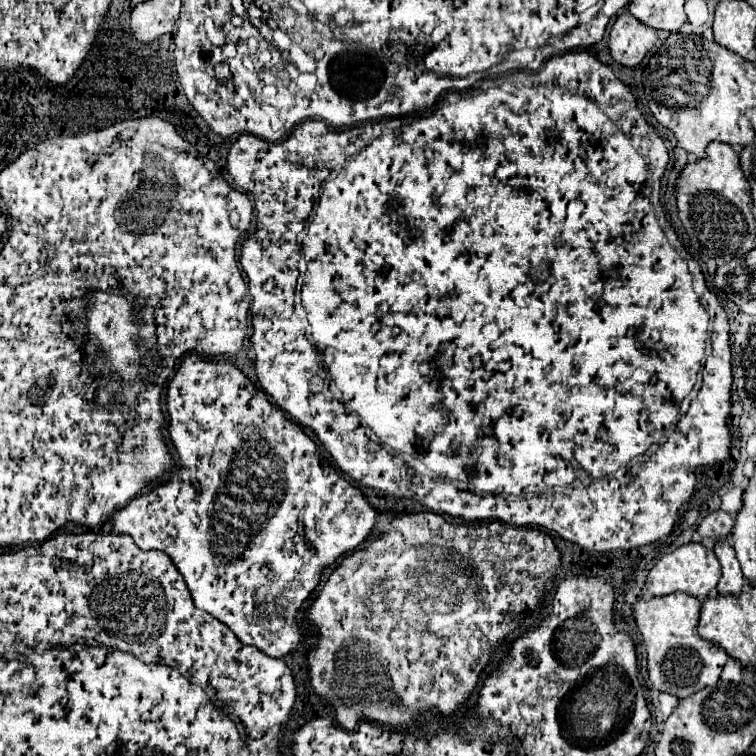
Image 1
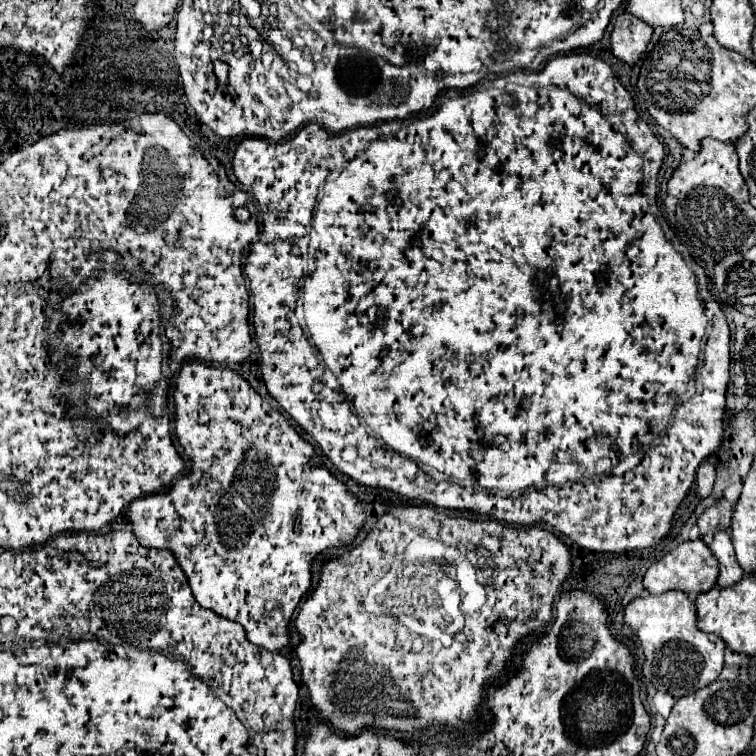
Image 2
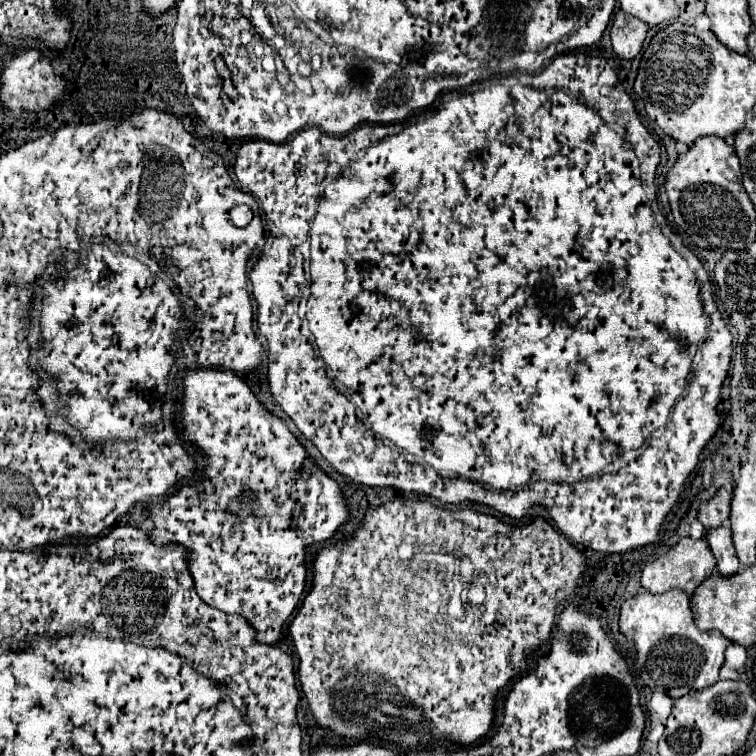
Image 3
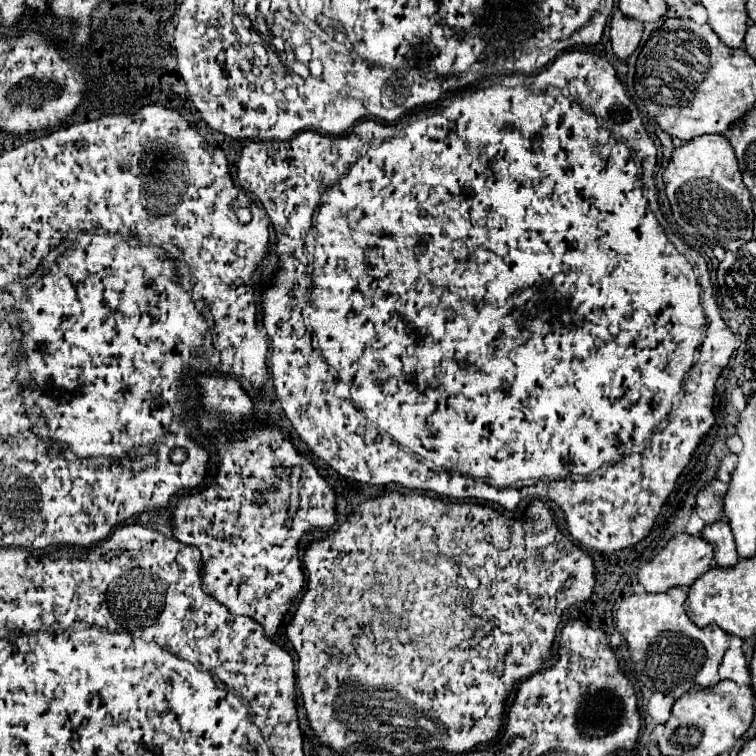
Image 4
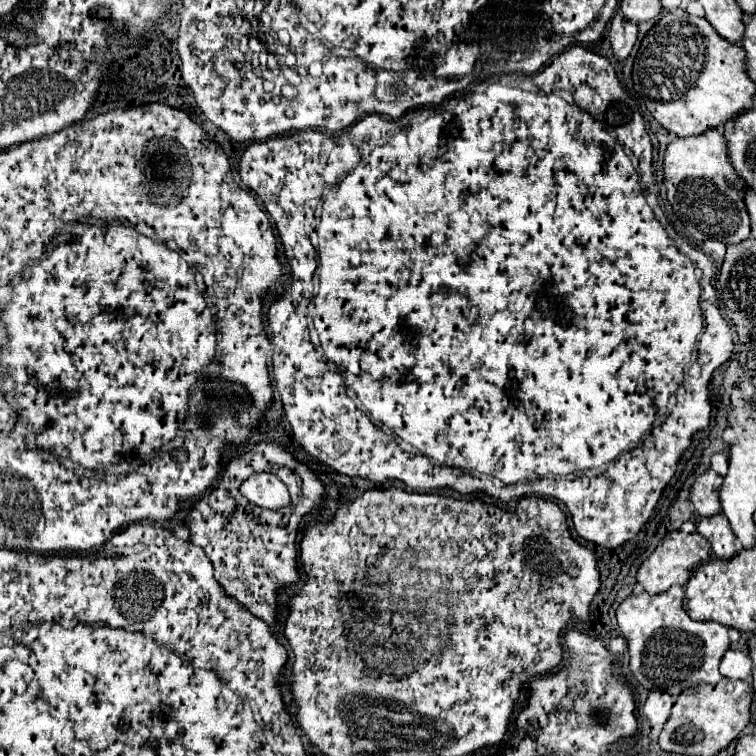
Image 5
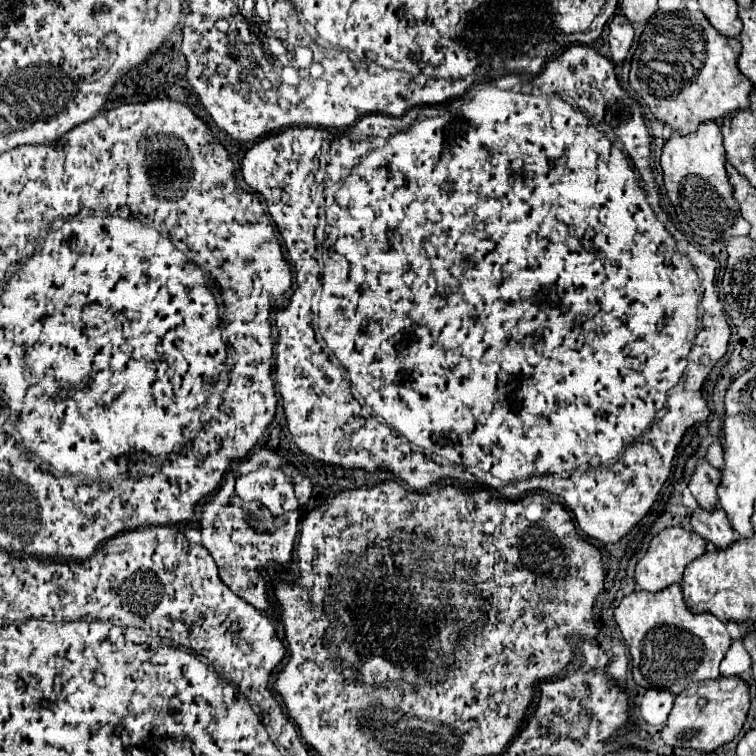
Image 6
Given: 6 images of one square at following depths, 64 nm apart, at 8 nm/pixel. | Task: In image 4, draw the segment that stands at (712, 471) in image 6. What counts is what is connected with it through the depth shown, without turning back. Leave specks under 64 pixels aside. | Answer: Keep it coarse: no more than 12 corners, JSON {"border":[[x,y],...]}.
{"border":[[712,480],[696,494],[696,512],[712,524],[724,518],[724,488]]}

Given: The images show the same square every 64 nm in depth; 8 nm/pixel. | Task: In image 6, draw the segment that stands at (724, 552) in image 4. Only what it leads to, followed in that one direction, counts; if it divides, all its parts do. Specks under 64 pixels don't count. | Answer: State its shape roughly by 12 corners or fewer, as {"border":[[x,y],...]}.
{"border":[[722,508],[692,512],[694,532],[716,548],[734,542]]}

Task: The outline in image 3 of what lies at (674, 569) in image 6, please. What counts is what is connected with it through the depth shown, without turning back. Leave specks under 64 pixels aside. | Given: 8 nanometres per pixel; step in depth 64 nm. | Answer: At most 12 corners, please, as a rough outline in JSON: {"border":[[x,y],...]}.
{"border":[[684,536],[646,564],[650,594],[694,588],[714,572],[704,538]]}

